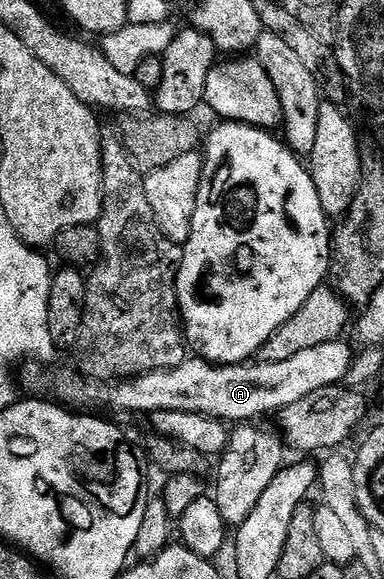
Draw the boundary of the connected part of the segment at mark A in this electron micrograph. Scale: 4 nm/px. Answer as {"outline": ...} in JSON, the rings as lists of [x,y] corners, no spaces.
{"outline":[[[338,341],[335,343],[328,343],[327,345],[314,345],[311,349],[303,349],[303,353],[295,353],[295,357],[290,357],[287,361],[271,361],[270,363],[263,363],[260,361],[250,361],[247,363],[209,363],[205,359],[200,357],[186,358],[185,362],[179,364],[177,367],[172,367],[166,371],[152,371],[146,375],[136,375],[133,379],[122,379],[115,383],[98,383],[95,379],[86,379],[84,375],[78,373],[76,370],[70,369],[70,371],[61,371],[56,375],[53,371],[43,371],[40,364],[30,364],[22,375],[19,375],[25,381],[26,392],[29,393],[45,393],[41,391],[54,391],[58,395],[58,400],[69,403],[106,403],[109,407],[114,407],[117,411],[146,411],[146,413],[152,413],[155,411],[166,411],[167,409],[179,409],[185,413],[199,413],[200,415],[206,415],[207,417],[215,417],[216,419],[224,419],[226,424],[240,425],[246,421],[260,420],[260,415],[269,415],[272,413],[279,413],[287,405],[295,405],[295,401],[300,401],[302,397],[308,397],[311,393],[316,393],[319,389],[327,389],[328,387],[335,387],[343,384],[344,377],[347,375],[347,371],[353,367],[355,358],[355,351],[345,344],[345,341]]]}

